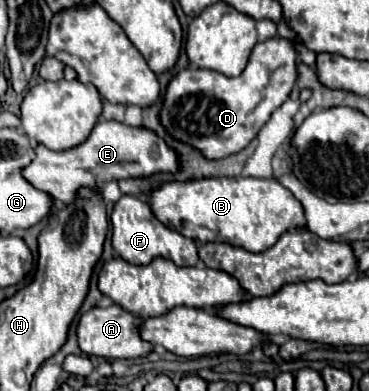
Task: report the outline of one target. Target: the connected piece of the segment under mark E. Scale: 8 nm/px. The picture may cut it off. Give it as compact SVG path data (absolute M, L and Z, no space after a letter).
M99 121L89 139L69 151L51 151L43 145L35 149L35 161L23 169L23 177L53 199L73 203L81 187L101 193L103 185L121 179L143 179L153 173L177 173L179 153L173 151L155 131L145 127L129 127L119 121Z

